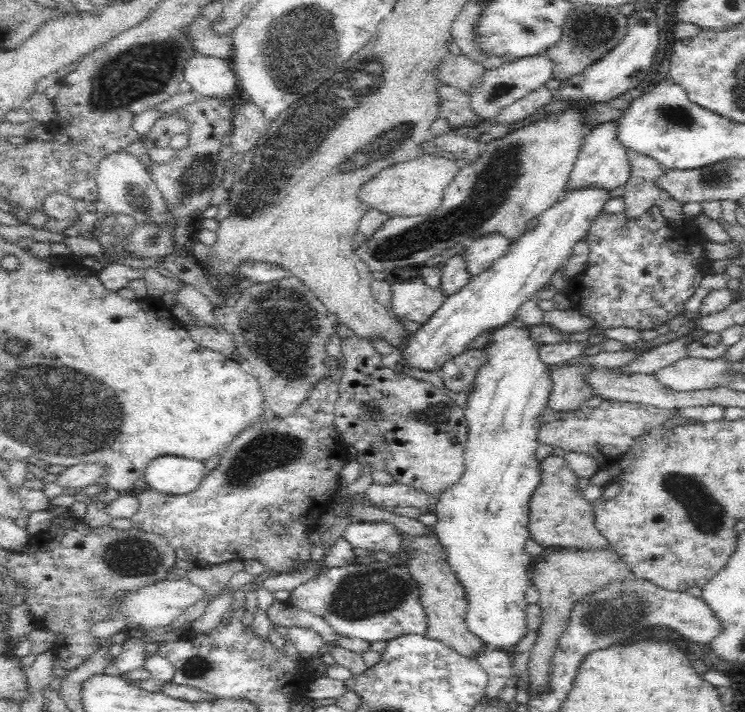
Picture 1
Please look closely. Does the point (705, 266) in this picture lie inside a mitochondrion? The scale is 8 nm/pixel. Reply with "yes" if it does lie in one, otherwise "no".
no

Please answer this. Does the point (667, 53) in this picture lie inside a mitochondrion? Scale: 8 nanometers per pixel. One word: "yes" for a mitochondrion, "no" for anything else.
no

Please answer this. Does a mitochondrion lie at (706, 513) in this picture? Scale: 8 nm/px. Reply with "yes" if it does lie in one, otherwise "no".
yes

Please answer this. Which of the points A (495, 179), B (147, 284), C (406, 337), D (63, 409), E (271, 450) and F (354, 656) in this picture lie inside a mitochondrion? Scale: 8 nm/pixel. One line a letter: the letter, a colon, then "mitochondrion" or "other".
A: mitochondrion
B: other
C: other
D: mitochondrion
E: mitochondrion
F: other

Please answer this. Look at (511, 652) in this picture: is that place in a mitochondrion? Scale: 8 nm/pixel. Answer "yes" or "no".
no

